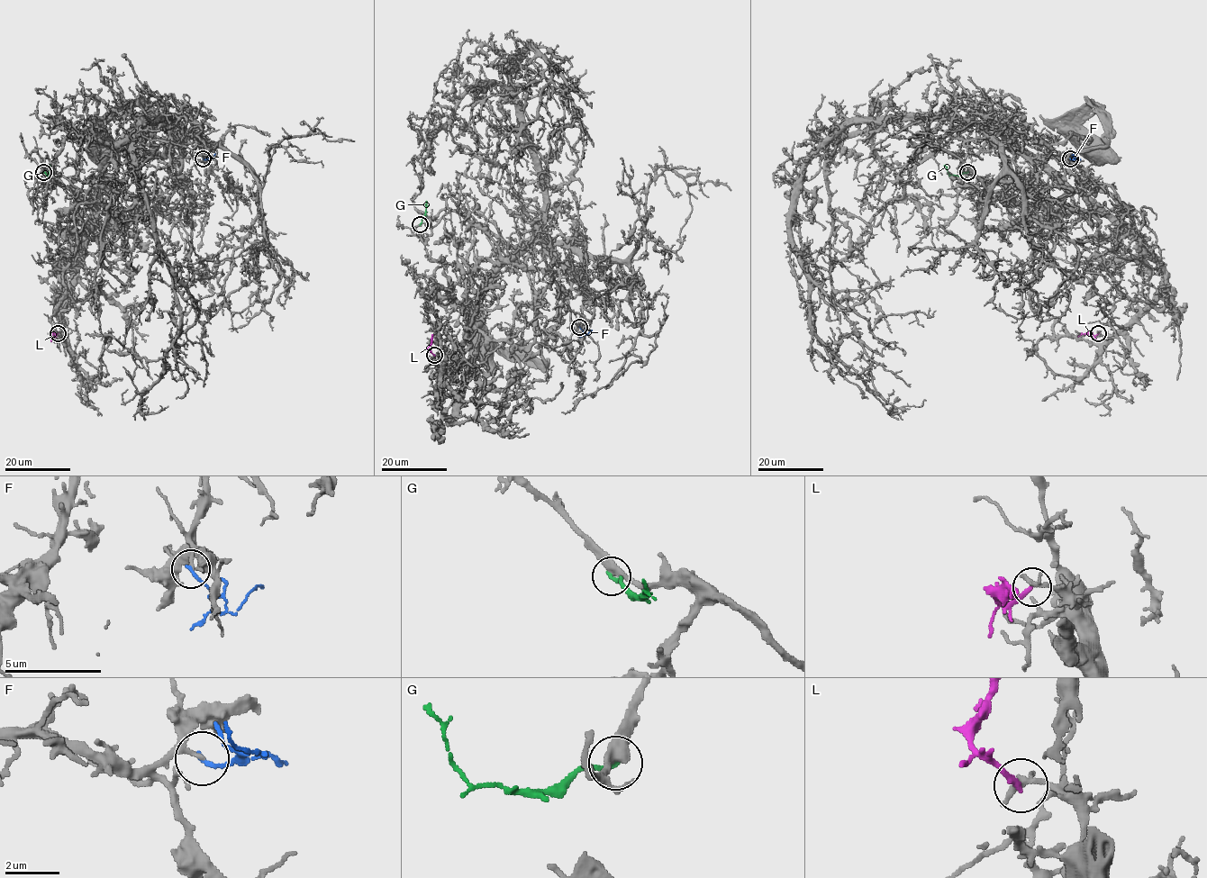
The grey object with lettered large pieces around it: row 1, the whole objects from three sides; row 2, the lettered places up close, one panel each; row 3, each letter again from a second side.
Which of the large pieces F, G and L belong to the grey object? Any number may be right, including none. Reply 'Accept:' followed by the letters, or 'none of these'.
Accept: none of these

